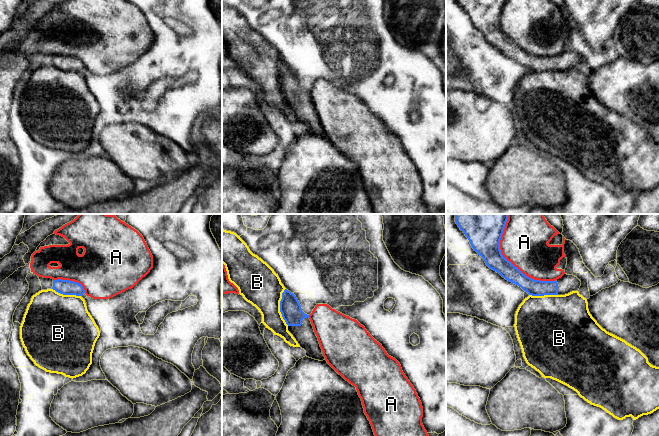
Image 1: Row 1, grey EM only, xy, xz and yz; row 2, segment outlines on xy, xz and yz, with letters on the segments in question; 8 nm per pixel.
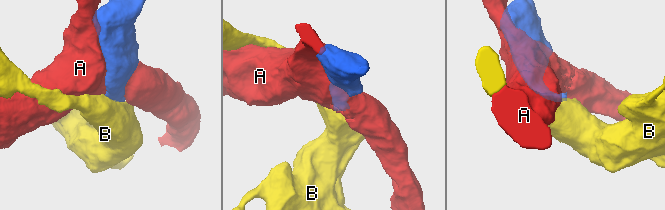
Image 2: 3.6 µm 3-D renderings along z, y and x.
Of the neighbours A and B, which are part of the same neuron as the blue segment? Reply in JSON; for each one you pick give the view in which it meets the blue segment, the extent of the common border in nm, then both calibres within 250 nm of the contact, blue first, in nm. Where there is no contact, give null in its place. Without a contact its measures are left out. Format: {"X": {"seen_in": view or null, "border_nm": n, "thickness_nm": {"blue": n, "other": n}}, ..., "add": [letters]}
{"add": []}

